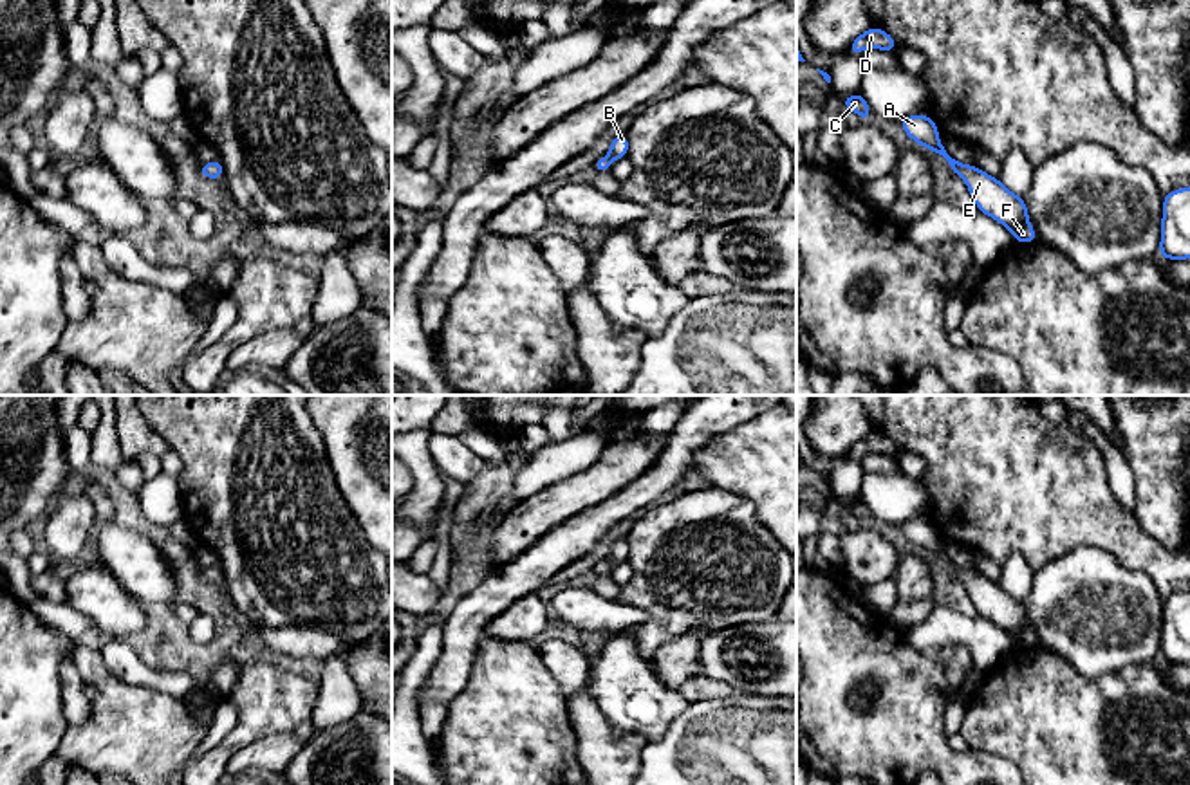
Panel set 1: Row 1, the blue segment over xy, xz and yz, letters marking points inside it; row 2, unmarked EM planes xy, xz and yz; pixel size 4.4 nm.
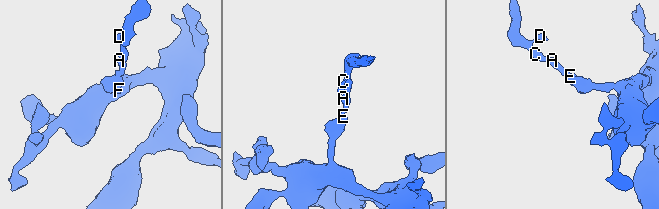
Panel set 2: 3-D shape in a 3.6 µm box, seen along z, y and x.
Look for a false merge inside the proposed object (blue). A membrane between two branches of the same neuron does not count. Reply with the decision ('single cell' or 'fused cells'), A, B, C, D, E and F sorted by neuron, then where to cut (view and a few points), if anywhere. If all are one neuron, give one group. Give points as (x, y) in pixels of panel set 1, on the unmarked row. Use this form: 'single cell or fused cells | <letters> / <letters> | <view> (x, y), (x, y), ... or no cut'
single cell | A B C D E F | no cut

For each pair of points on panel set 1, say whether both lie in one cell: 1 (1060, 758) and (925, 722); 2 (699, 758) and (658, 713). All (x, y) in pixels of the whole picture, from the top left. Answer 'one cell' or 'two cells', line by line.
1: two cells
2: two cells

